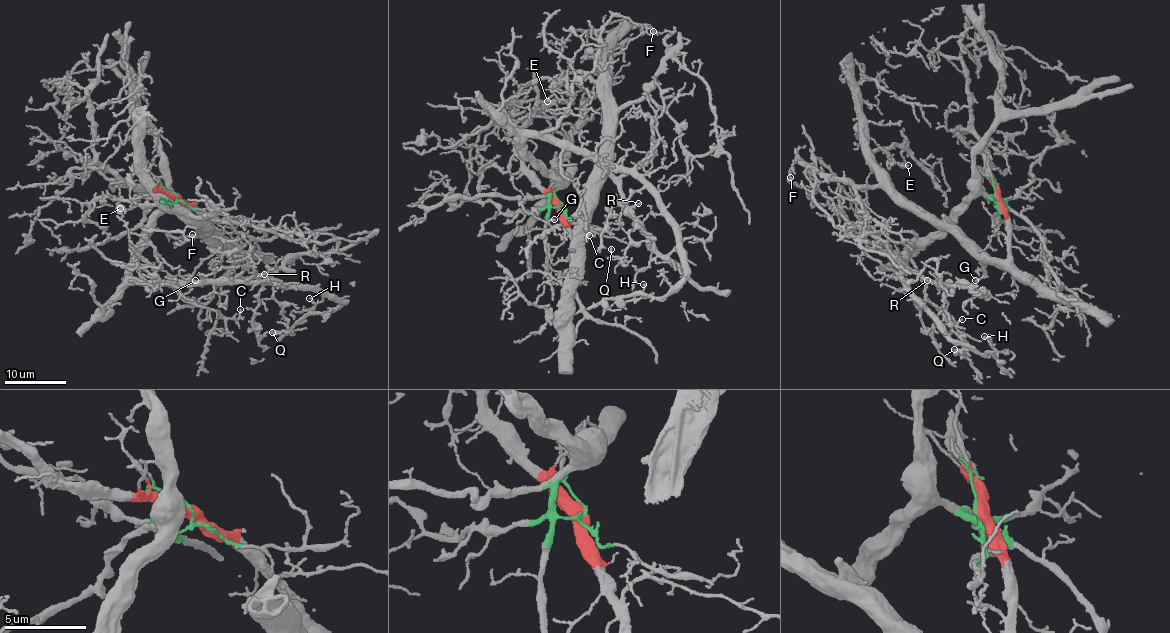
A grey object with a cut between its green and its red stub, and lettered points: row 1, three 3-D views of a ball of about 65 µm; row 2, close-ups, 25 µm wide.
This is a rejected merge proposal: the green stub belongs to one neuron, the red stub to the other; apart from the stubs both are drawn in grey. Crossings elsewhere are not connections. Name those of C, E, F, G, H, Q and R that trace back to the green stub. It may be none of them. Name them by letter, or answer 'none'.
C, F, H, Q, R

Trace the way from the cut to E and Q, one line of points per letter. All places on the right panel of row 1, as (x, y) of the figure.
E: (995, 197), (1010, 232), (1002, 260), (905, 203), (870, 155), (882, 149), (907, 165)
Q: (995, 197), (998, 202), (979, 193), (901, 257), (902, 264), (942, 284), (961, 355), (953, 348)

